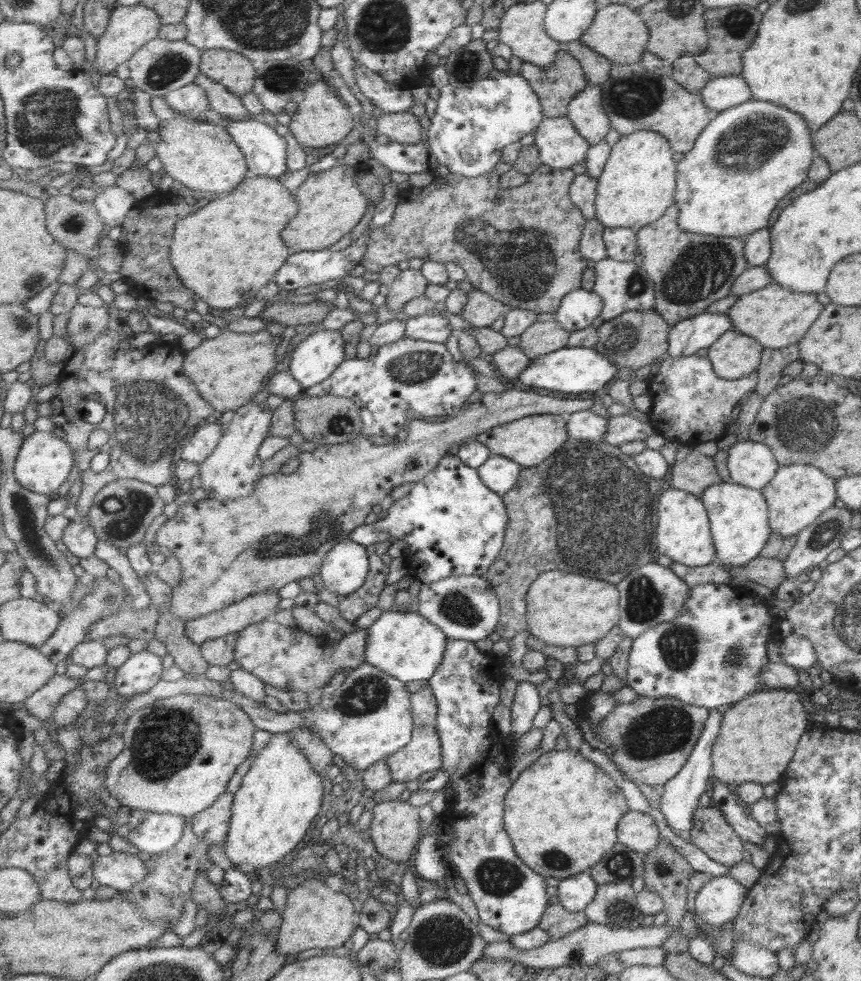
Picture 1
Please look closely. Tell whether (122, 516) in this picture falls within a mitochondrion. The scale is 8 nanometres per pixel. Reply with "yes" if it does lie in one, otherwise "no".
yes

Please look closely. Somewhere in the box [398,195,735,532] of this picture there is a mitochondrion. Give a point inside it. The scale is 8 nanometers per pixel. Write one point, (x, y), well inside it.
(523, 260)

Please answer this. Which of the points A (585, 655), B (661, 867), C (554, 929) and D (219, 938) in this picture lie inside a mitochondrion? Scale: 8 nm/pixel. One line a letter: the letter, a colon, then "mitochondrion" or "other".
A: other
B: mitochondrion
C: other
D: other

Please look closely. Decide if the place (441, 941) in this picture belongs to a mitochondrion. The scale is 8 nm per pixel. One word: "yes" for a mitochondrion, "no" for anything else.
yes

